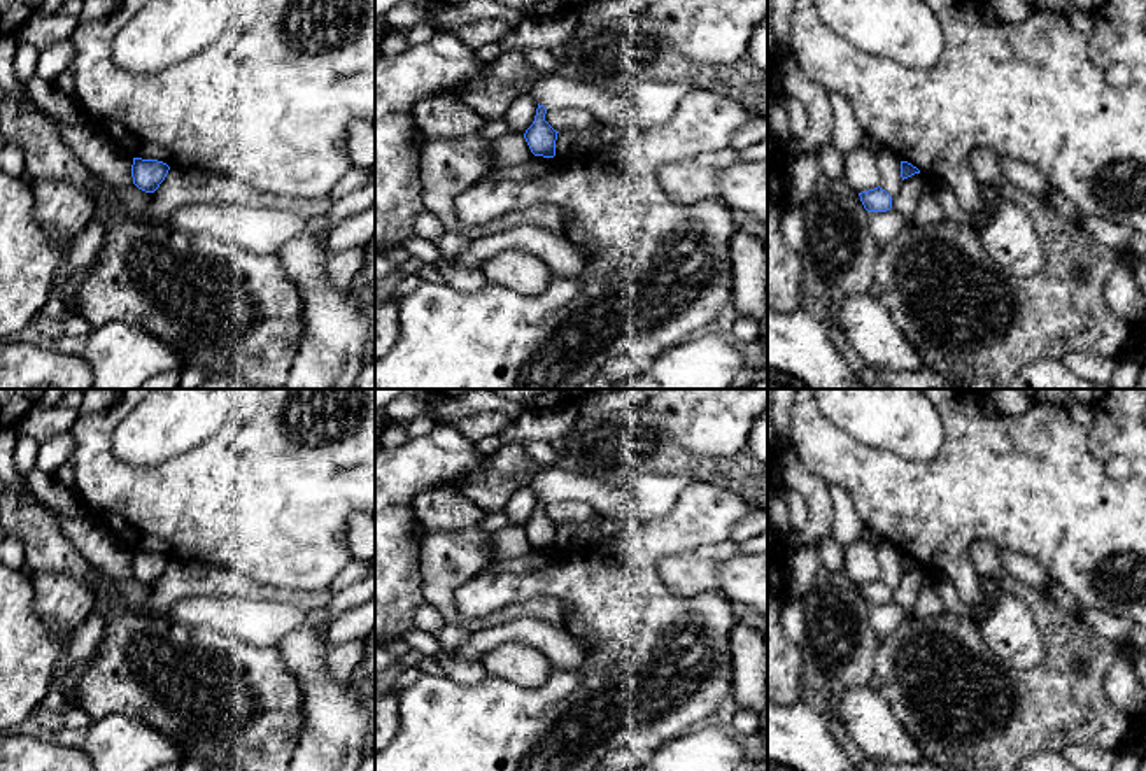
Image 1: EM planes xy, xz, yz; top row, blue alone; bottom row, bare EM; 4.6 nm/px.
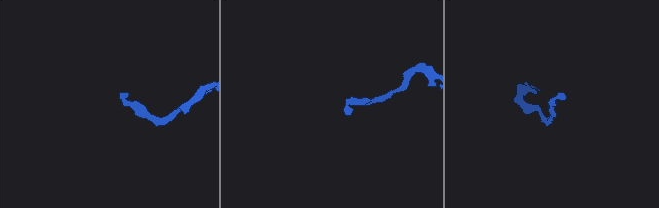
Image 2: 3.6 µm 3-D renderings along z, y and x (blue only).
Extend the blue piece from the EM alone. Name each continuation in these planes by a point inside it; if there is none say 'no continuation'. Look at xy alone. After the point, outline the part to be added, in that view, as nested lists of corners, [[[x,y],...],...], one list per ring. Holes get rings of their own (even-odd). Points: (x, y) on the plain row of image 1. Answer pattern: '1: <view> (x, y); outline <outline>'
no continuation

